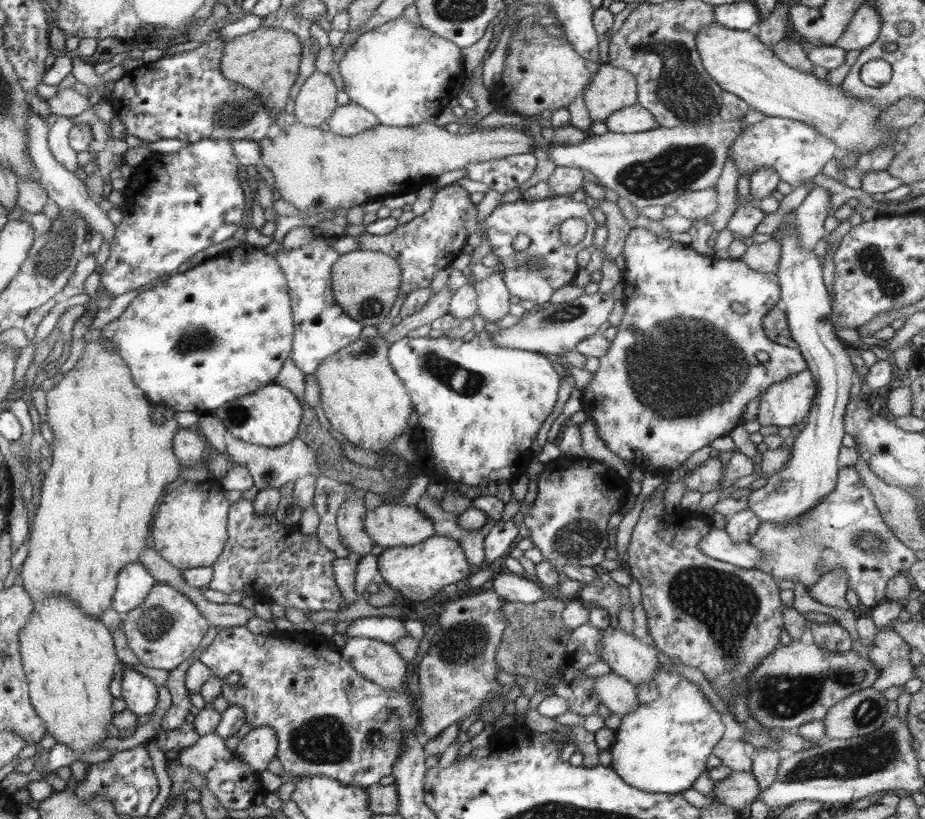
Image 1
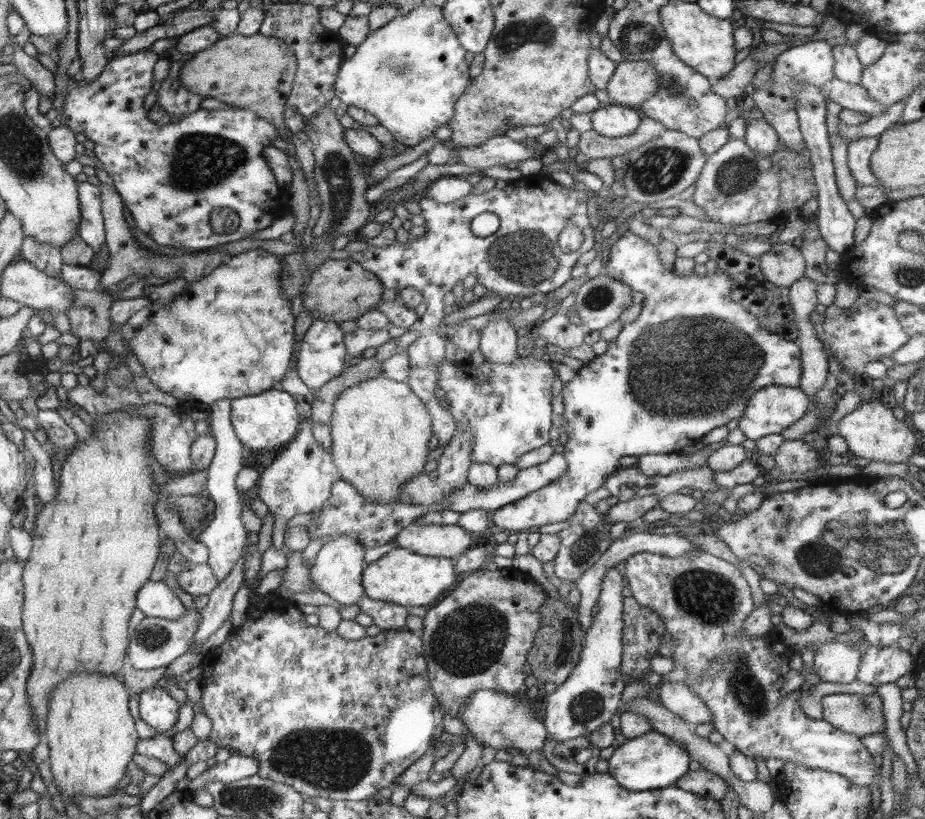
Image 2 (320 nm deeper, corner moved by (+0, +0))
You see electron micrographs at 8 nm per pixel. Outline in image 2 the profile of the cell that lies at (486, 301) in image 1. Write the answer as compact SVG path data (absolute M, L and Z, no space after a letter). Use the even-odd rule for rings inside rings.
M494 309L490 313L493 318L480 331L480 352L485 356L485 360L510 365L519 357L516 328L507 318L503 318L502 310Z

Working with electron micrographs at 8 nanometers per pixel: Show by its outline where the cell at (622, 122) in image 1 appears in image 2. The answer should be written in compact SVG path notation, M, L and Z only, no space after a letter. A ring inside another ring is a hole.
M616 104L602 105L592 113L593 129L602 136L628 136L640 124L642 114L637 108Z

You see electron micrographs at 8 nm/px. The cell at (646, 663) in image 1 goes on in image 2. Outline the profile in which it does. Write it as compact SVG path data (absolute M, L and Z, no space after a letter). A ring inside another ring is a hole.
M684 682L664 683L658 689L660 704L670 709L686 722L694 724L706 724L713 722L713 714L706 703L692 692L691 688Z

